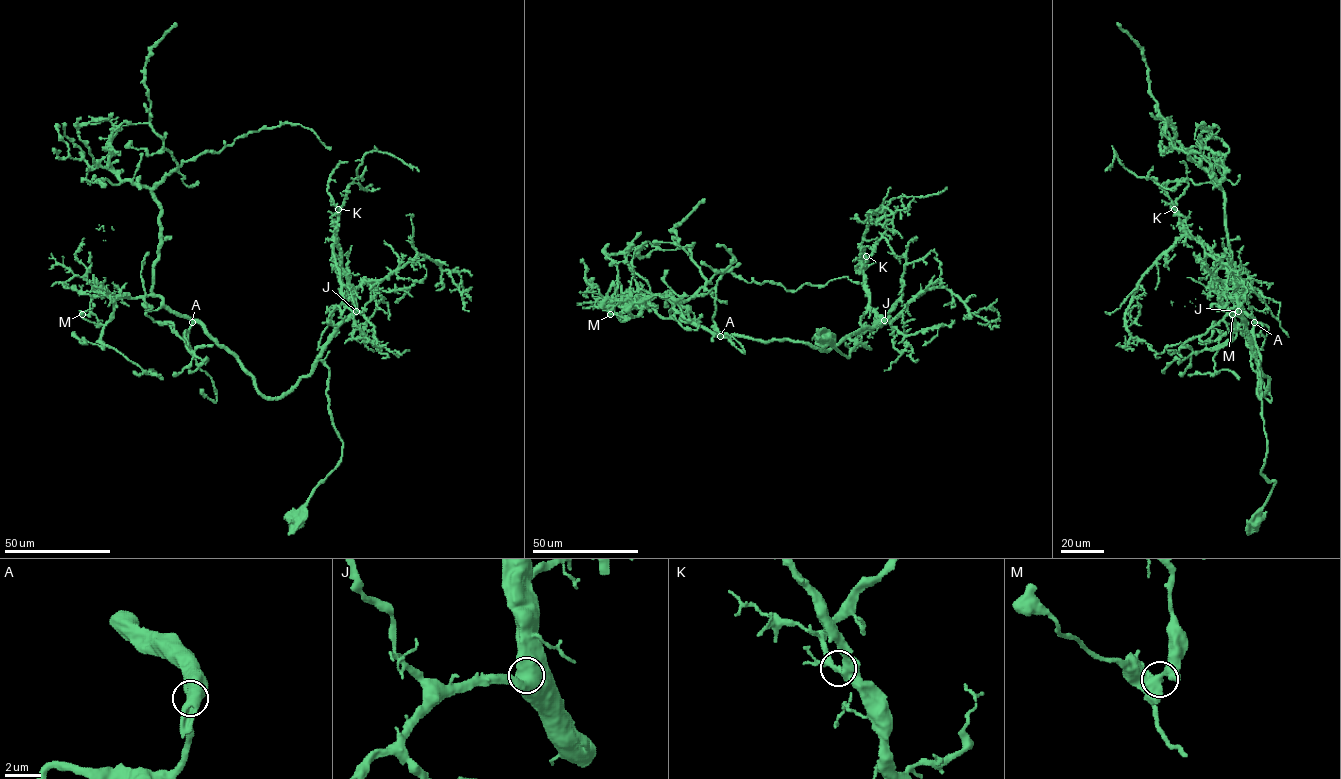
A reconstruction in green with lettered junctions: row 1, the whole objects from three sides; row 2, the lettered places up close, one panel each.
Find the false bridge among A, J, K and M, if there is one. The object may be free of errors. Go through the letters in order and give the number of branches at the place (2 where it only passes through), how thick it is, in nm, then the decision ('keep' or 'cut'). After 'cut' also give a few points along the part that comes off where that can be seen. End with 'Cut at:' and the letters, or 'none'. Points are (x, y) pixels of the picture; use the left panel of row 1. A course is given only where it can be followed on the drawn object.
A: branches 2; calibre 550 nm; keep
J: branches 2; calibre 700 nm; keep
K: branches 2; calibre 340 nm; keep
M: branches 2; calibre 130 nm; cut; course (82, 314), (90, 313), (98, 294), (84, 277), (90, 252), (103, 241), (99, 224)
Cut at: M

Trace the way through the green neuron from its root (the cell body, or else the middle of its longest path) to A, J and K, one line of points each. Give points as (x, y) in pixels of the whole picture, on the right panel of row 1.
A: (1256, 521), (1274, 482), (1261, 473), (1267, 437), (1257, 360), (1268, 379), (1268, 388), (1260, 397), (1254, 322)
J: (1256, 521), (1274, 482), (1261, 473), (1267, 455), (1267, 437), (1261, 413), (1260, 371), (1251, 336), (1238, 311)
K: (1256, 521), (1274, 483), (1261, 473), (1267, 437), (1258, 361), (1229, 273), (1207, 247), (1187, 234), (1174, 209)

